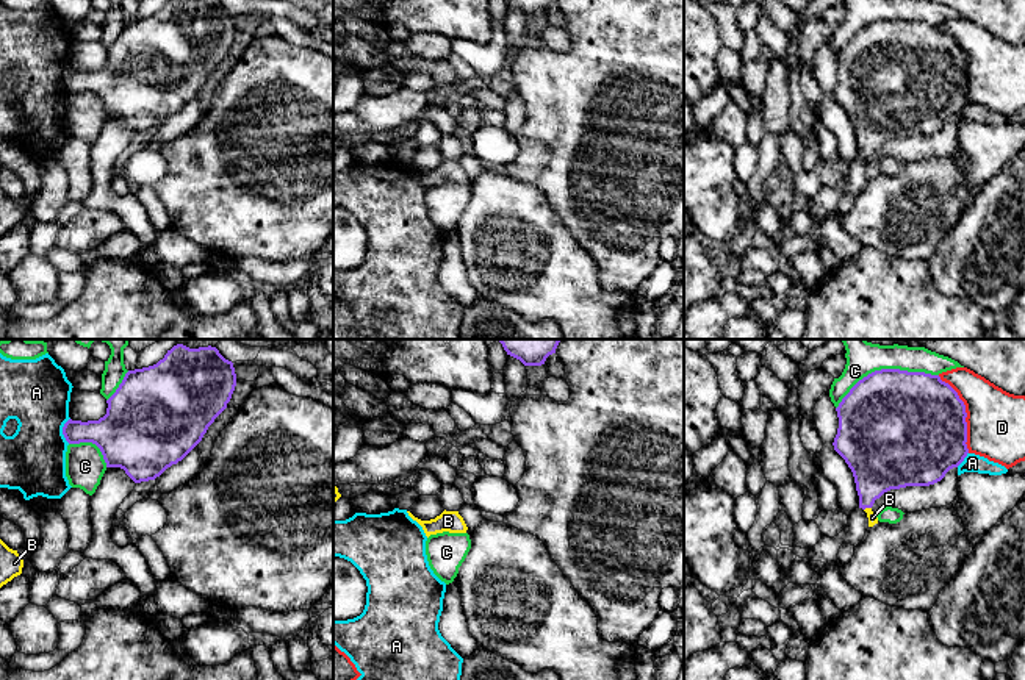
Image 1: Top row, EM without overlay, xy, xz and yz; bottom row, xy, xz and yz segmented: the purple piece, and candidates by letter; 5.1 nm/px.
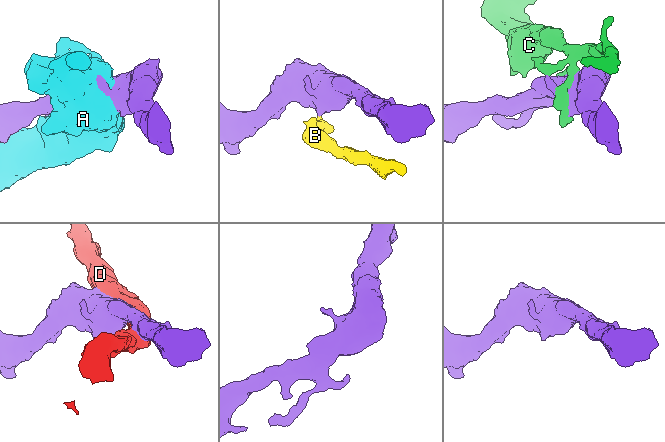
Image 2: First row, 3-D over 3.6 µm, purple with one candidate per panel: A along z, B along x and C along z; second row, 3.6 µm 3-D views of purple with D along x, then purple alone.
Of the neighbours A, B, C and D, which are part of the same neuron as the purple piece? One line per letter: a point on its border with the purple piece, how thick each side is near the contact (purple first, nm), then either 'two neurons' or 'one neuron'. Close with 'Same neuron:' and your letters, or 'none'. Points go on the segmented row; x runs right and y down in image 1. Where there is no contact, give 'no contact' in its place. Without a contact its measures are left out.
A: xy (63, 430) | 200/340 nm | two neurons
B: yz (867, 507) | 320/50 nm | one neuron
C: yz (884, 369) | 500/170 nm | two neurons
D: yz (966, 413) | 480/300 nm | two neurons
Same neuron: B

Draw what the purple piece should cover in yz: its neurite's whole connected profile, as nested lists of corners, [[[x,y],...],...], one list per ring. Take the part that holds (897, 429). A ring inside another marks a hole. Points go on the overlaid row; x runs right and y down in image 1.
[[[875,370],[850,389],[836,411],[839,428],[833,446],[853,472],[859,508],[867,513],[869,527],[878,524],[872,506],[884,492],[934,485],[969,453],[966,405],[939,375]]]

